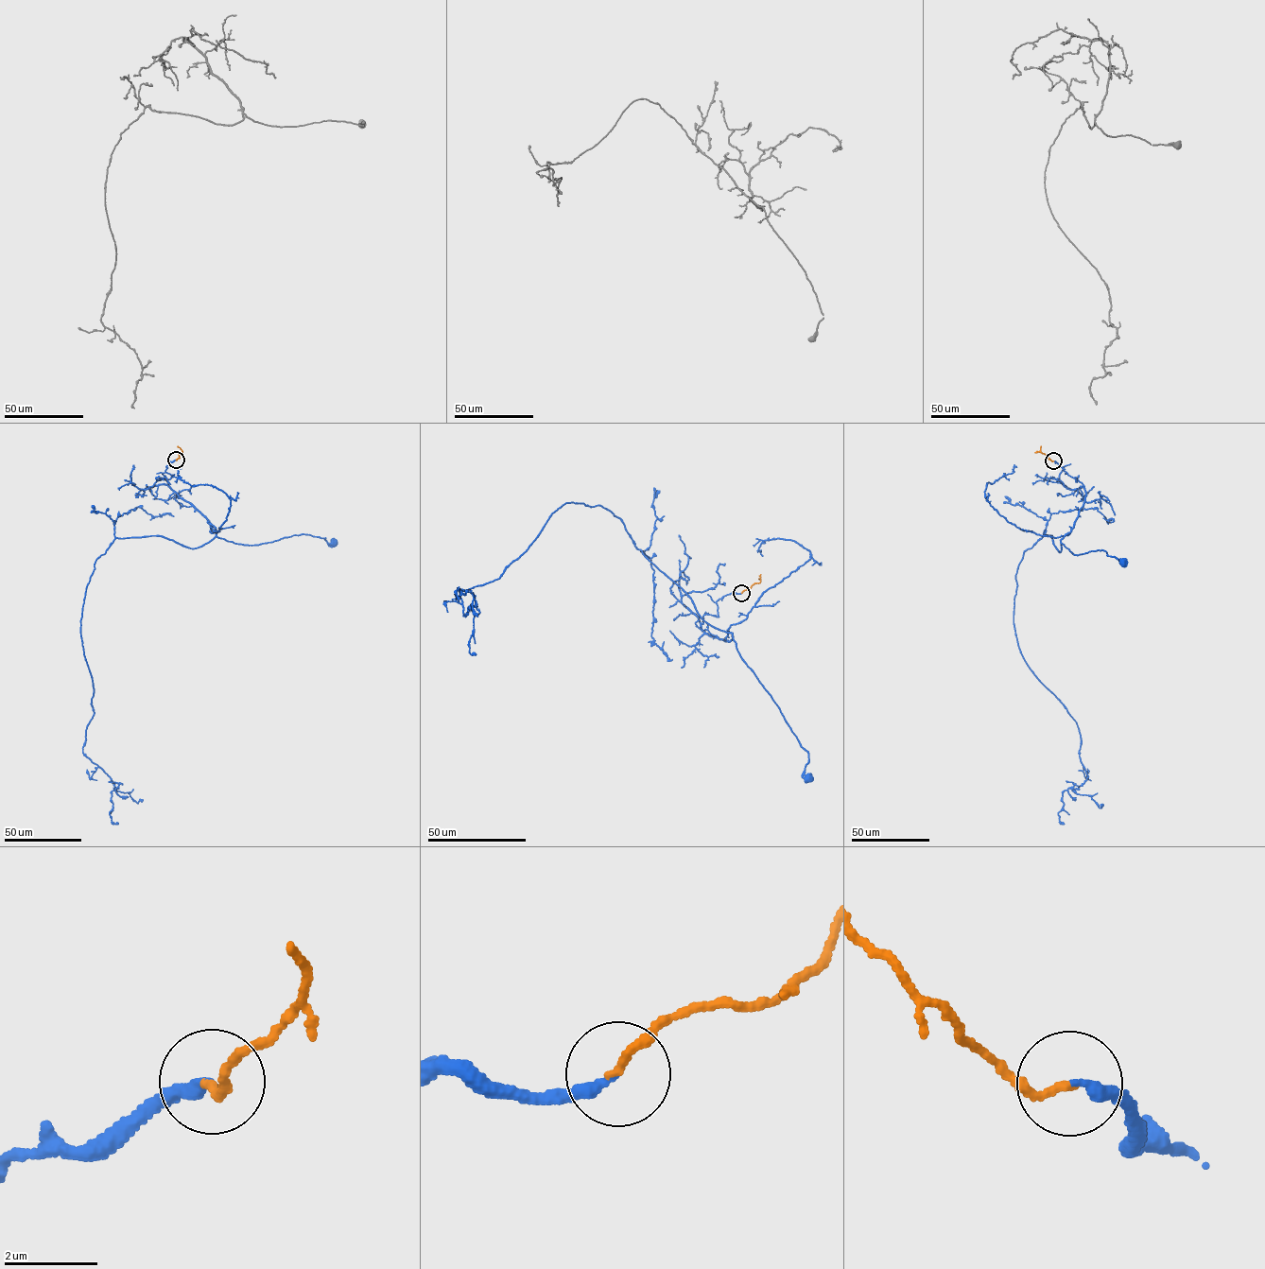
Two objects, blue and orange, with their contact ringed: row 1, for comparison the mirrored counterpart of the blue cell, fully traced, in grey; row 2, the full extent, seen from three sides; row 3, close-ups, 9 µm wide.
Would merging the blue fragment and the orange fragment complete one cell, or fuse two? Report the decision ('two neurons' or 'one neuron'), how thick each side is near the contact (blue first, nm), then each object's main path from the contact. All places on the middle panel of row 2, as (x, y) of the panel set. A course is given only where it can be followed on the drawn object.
one neuron; calibres 240 and 160 nm; course blue (742, 592), (719, 599), (718, 617), (706, 614), (700, 624), (726, 640), (733, 634), (806, 751), (808, 777); course orange (742, 592), (760, 582), (758, 579)

